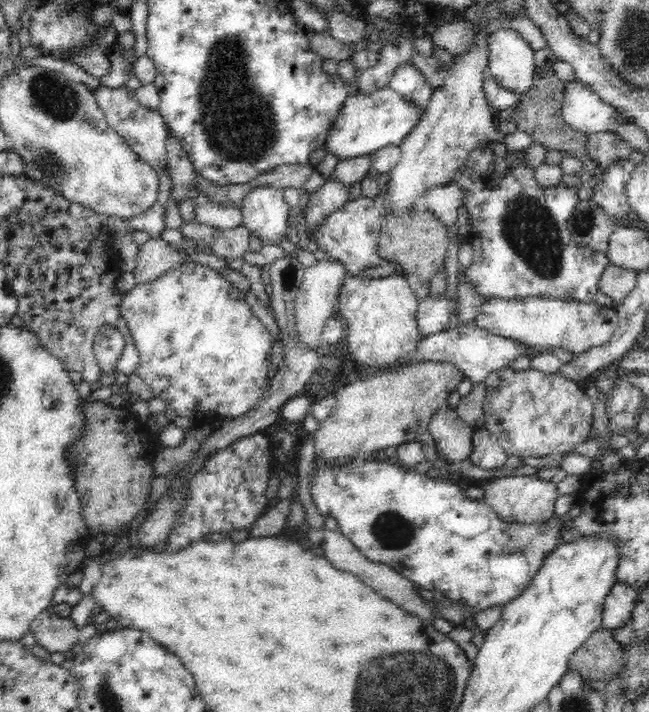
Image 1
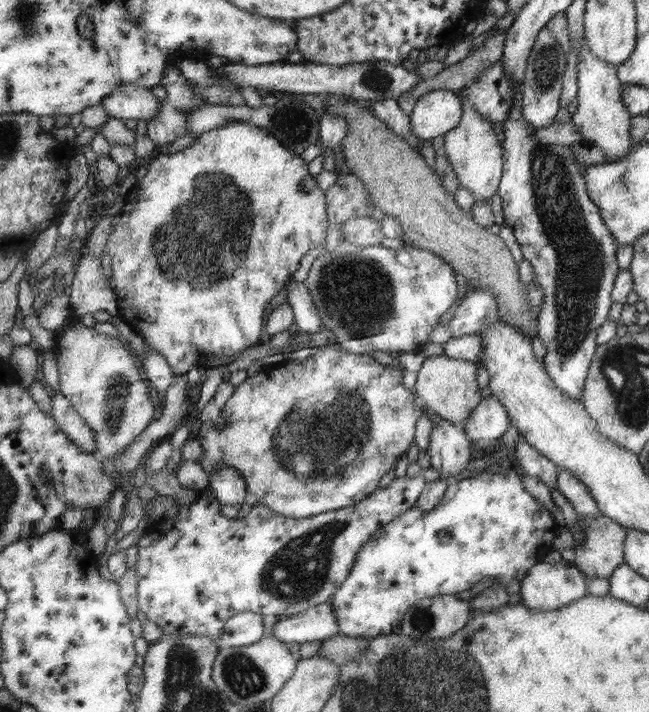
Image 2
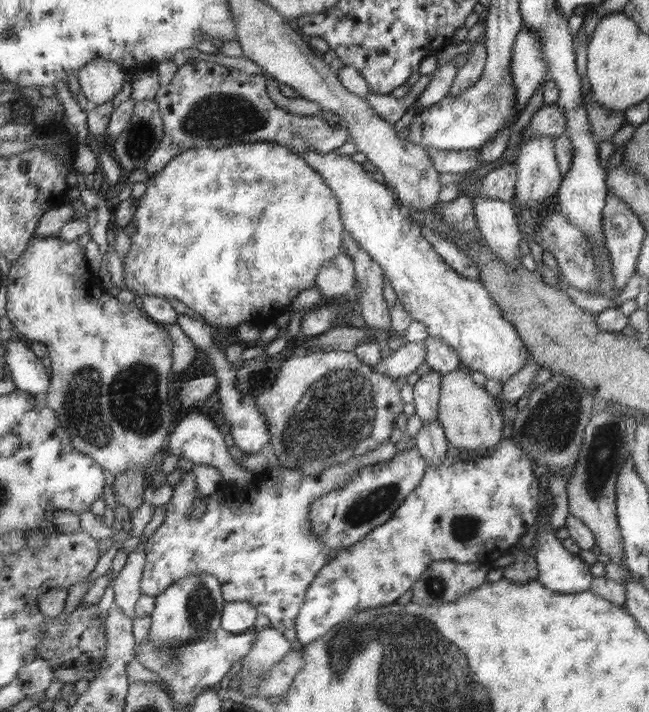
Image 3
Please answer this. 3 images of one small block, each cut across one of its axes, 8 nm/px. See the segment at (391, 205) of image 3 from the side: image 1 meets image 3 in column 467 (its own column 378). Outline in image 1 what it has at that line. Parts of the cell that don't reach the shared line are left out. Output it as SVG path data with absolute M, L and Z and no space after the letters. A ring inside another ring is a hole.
M388 275L380 279L346 276L337 296L336 315L345 323L348 348L344 355L351 365L390 368L410 363L410 354L416 352L416 346L423 339L416 322L419 301L415 296L415 286L402 275Z

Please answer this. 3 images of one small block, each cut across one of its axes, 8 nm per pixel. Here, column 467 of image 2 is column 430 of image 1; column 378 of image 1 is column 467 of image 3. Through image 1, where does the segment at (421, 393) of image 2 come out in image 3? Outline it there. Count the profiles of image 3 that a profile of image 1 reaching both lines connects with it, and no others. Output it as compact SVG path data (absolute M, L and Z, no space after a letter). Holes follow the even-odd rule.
M456 369L441 376L439 411L437 421L445 430L446 438L456 448L479 450L479 456L486 456L499 444L502 438L502 414L496 400L472 380L472 372Z

